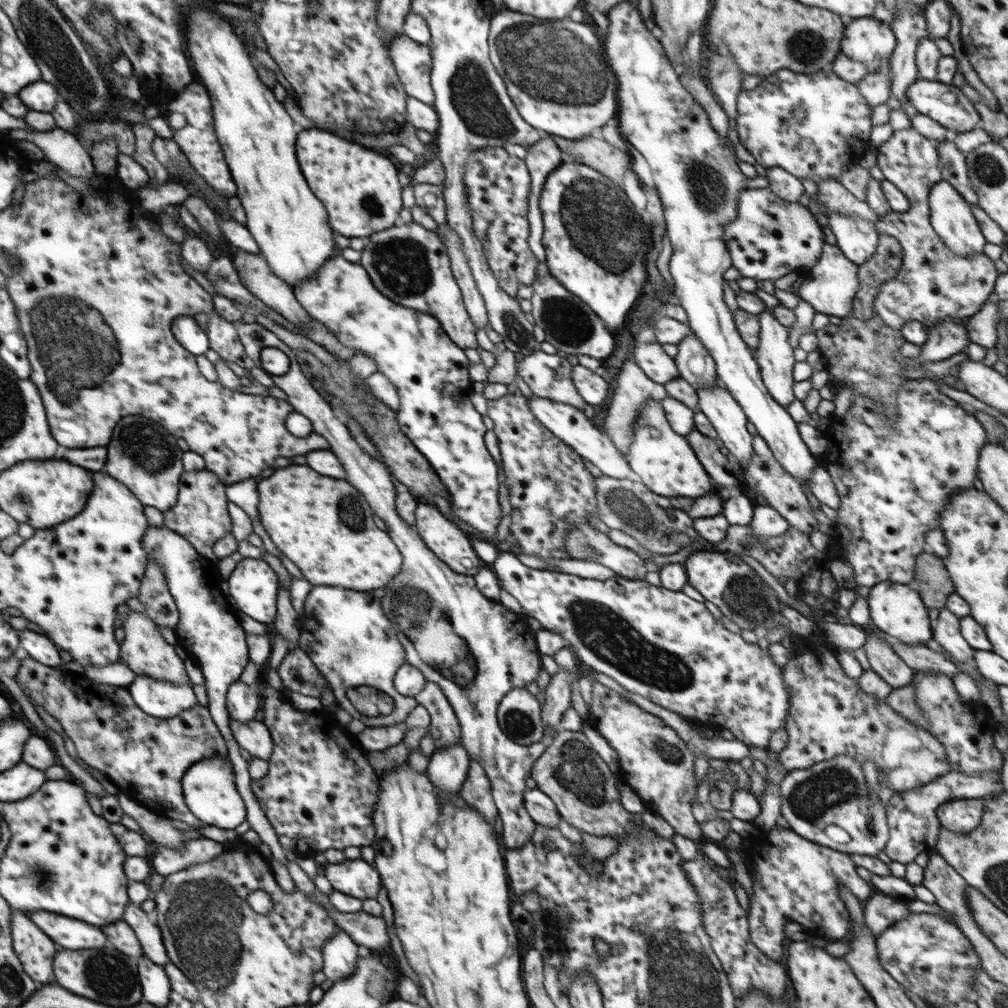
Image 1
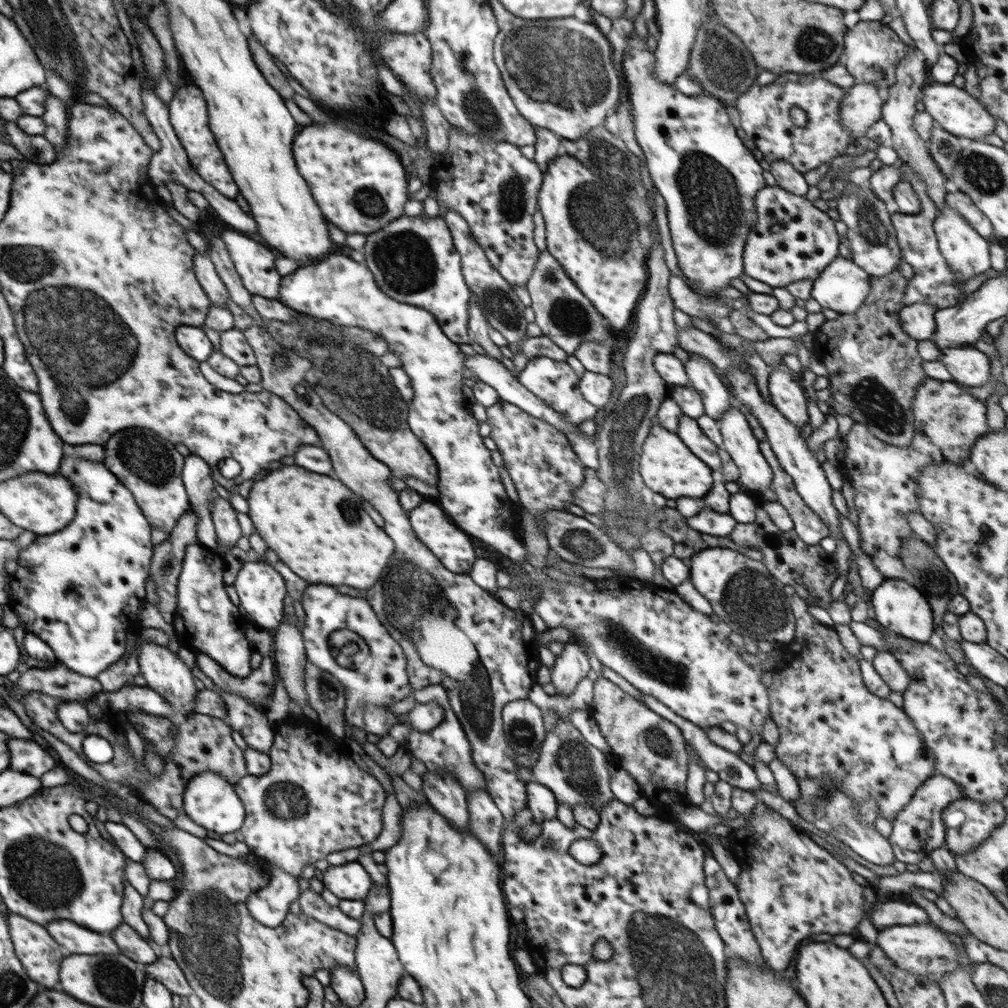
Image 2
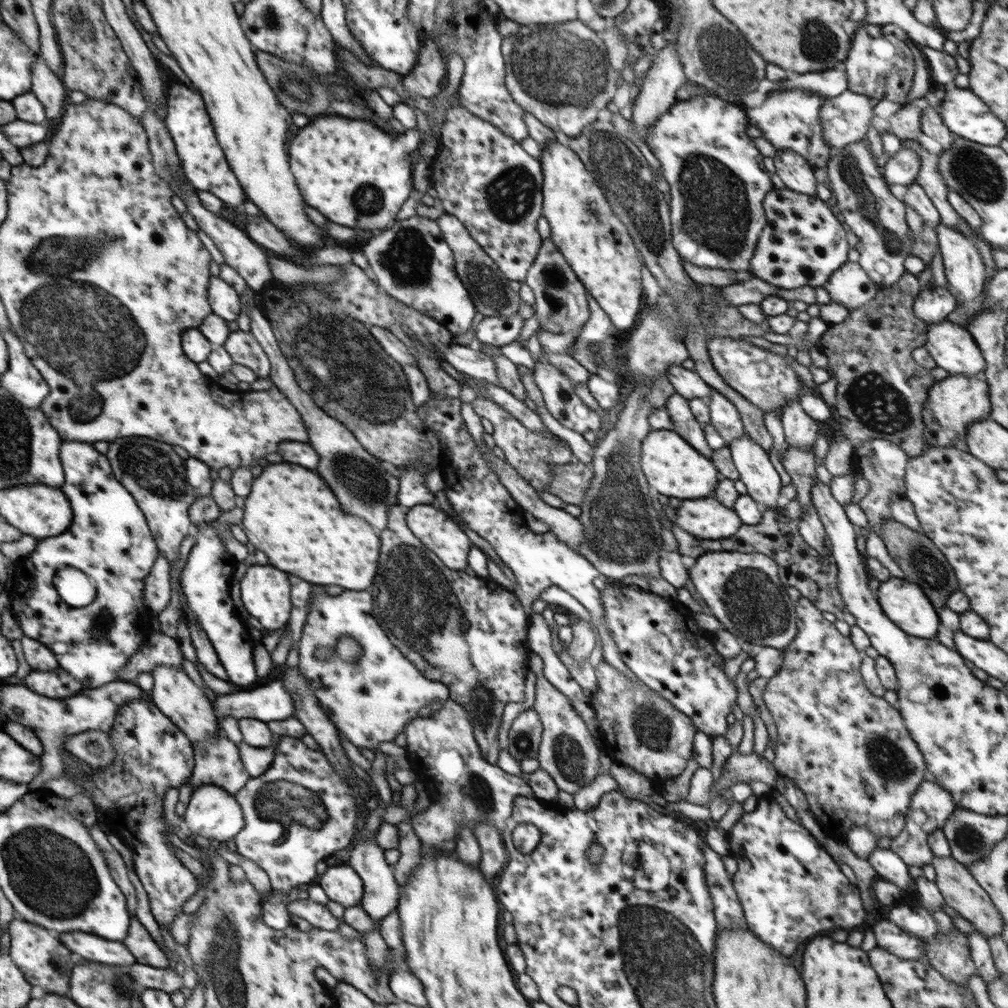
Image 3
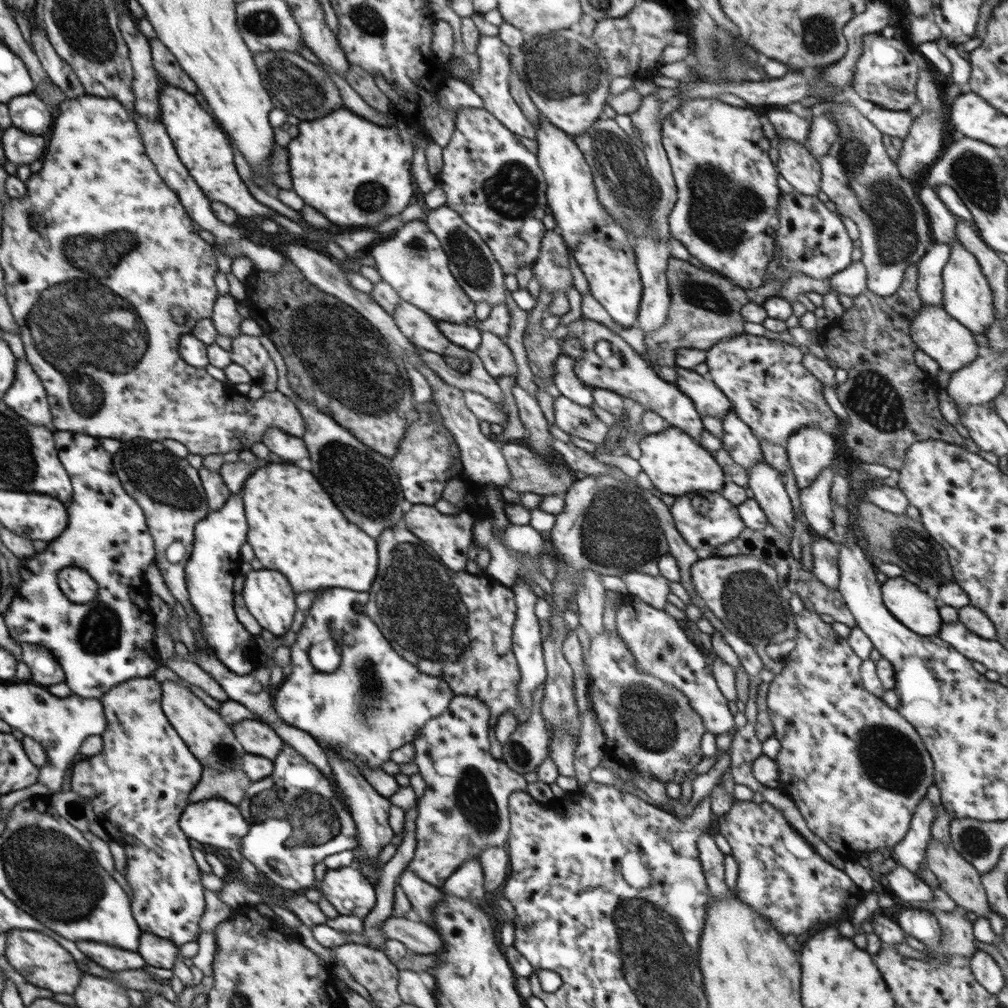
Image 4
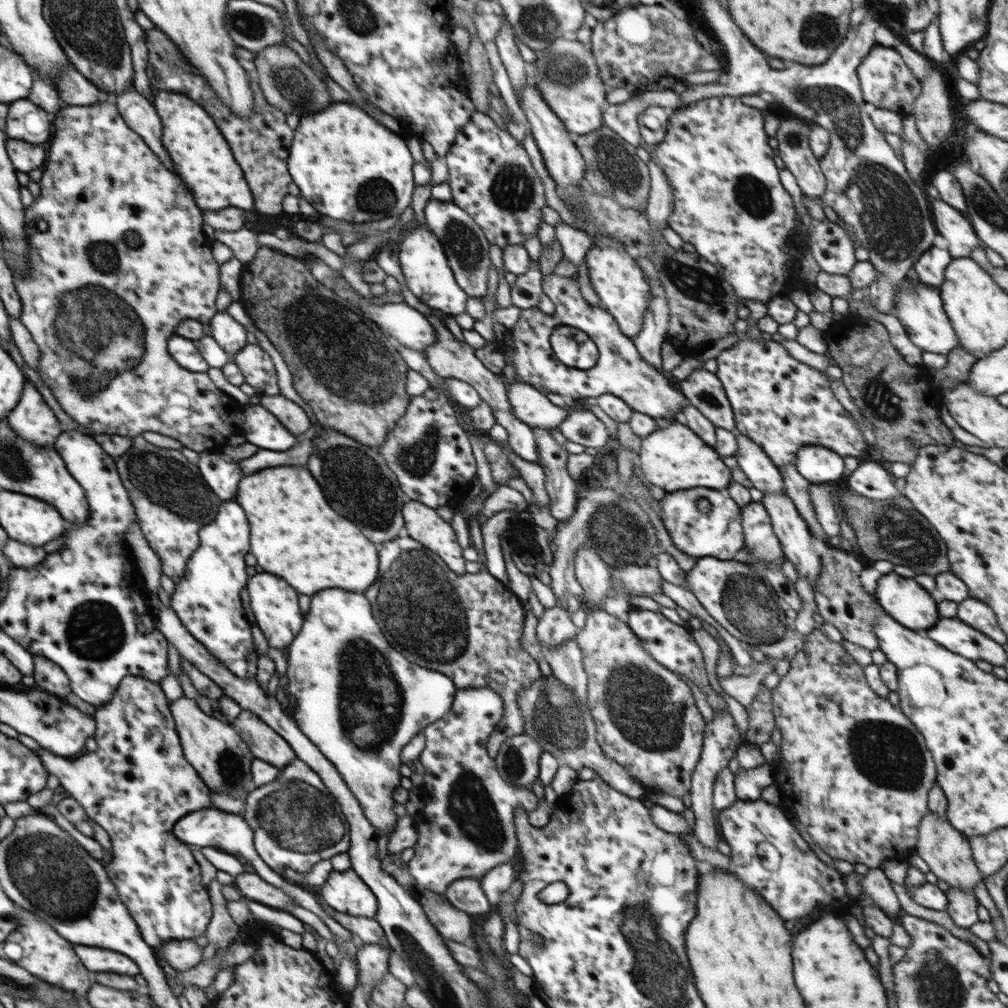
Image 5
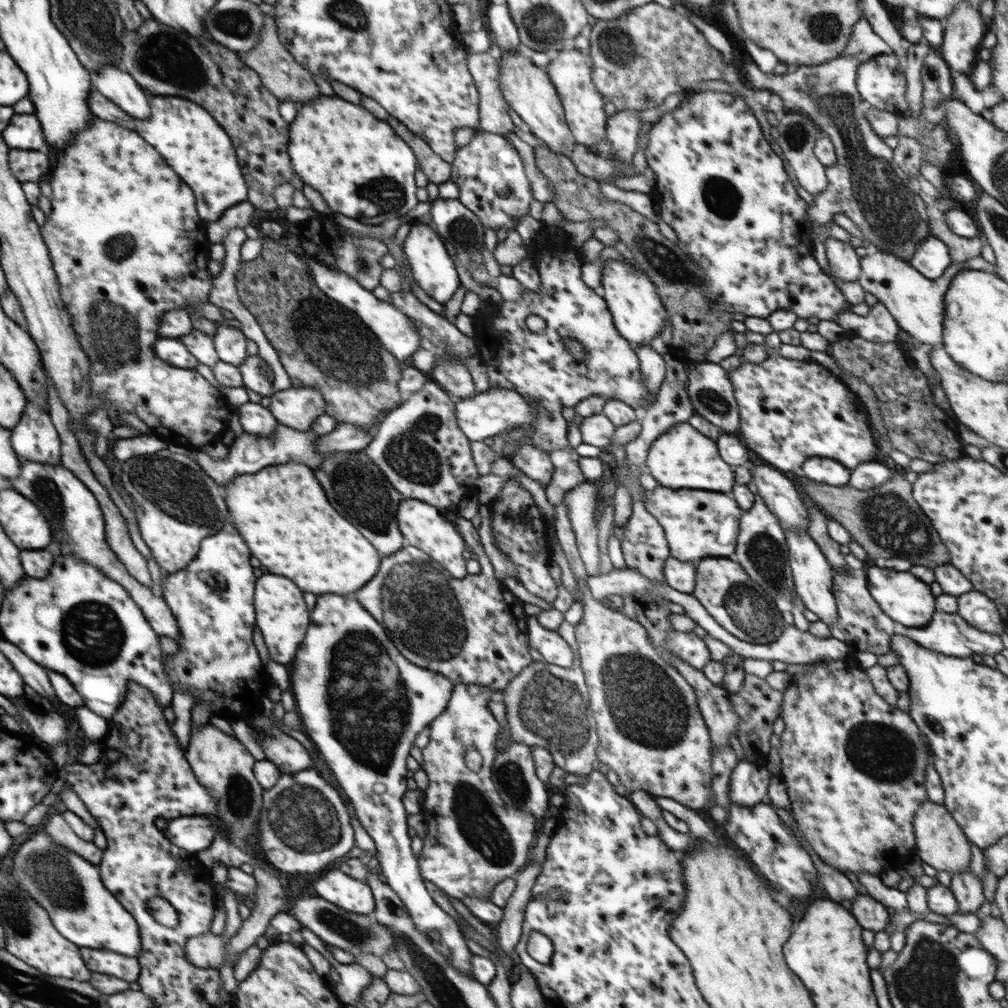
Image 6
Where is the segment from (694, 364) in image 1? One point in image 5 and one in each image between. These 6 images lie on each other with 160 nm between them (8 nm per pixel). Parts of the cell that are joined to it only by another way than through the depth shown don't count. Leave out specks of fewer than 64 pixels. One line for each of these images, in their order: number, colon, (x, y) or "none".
2: (716, 398)
3: (724, 417)
4: (738, 439)
5: (757, 466)

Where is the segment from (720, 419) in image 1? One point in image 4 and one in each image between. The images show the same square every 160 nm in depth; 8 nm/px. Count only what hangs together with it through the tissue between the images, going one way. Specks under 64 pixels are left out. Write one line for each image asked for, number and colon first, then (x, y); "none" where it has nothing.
2: (755, 476)
3: (755, 469)
4: (767, 484)

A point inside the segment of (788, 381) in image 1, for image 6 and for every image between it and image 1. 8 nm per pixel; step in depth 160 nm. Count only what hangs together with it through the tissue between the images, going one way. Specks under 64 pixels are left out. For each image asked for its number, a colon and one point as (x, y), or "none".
2: (786, 394)
3: (800, 430)
4: (810, 451)
5: (817, 464)
6: (823, 470)

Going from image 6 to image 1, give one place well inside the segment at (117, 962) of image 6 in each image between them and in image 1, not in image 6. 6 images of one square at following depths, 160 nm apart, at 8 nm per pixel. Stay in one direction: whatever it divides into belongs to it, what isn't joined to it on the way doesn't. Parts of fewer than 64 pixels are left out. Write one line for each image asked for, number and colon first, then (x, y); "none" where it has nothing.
1: (74, 935)
2: (78, 940)
3: (93, 948)
4: (113, 958)
5: (94, 959)

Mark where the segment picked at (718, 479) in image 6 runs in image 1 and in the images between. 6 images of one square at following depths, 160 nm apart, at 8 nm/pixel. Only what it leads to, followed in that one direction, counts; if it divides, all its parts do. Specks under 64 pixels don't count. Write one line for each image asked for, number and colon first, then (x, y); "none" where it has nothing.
1: (664, 460)
2: (668, 467)
3: (672, 466)
4: (676, 464)
5: (675, 458)

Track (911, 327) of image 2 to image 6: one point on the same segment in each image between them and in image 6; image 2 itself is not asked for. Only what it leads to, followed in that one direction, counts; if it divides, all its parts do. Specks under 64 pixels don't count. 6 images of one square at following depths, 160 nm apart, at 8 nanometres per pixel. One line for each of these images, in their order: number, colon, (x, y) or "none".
3: (933, 304)
4: (929, 281)
5: (930, 268)
6: (931, 257)

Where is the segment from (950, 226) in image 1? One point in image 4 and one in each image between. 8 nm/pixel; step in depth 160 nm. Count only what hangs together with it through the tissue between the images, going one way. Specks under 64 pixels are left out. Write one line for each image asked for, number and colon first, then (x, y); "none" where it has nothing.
2: (967, 254)
3: (965, 271)
4: (967, 296)

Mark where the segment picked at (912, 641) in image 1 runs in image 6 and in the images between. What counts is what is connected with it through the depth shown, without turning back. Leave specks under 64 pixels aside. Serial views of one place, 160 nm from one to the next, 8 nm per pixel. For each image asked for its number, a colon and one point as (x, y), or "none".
2: (900, 607)
3: (903, 602)
4: (915, 609)
5: (908, 603)
6: (904, 597)

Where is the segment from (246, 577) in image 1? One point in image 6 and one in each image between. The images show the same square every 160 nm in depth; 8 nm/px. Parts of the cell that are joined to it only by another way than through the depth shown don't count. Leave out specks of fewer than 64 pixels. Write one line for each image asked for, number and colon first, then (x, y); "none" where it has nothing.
2: (261, 590)
3: (265, 592)
4: (267, 595)
5: (274, 604)
6: (280, 613)

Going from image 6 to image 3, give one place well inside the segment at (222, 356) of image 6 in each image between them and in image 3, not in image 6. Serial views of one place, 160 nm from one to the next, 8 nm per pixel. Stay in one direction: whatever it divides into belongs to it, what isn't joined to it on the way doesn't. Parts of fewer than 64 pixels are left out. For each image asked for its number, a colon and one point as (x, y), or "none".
3: (224, 300)
4: (225, 317)
5: (227, 332)

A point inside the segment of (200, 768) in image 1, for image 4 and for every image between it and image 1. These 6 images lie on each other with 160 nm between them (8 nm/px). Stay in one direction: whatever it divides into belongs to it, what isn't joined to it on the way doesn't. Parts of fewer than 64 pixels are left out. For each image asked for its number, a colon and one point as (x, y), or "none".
2: (209, 799)
3: (212, 812)
4: (214, 822)

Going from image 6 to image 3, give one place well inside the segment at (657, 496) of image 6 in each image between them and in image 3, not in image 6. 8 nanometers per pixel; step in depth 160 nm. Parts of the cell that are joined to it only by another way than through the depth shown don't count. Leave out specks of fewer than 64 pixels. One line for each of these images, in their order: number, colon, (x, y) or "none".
3: (704, 519)
4: (703, 533)
5: (719, 534)

